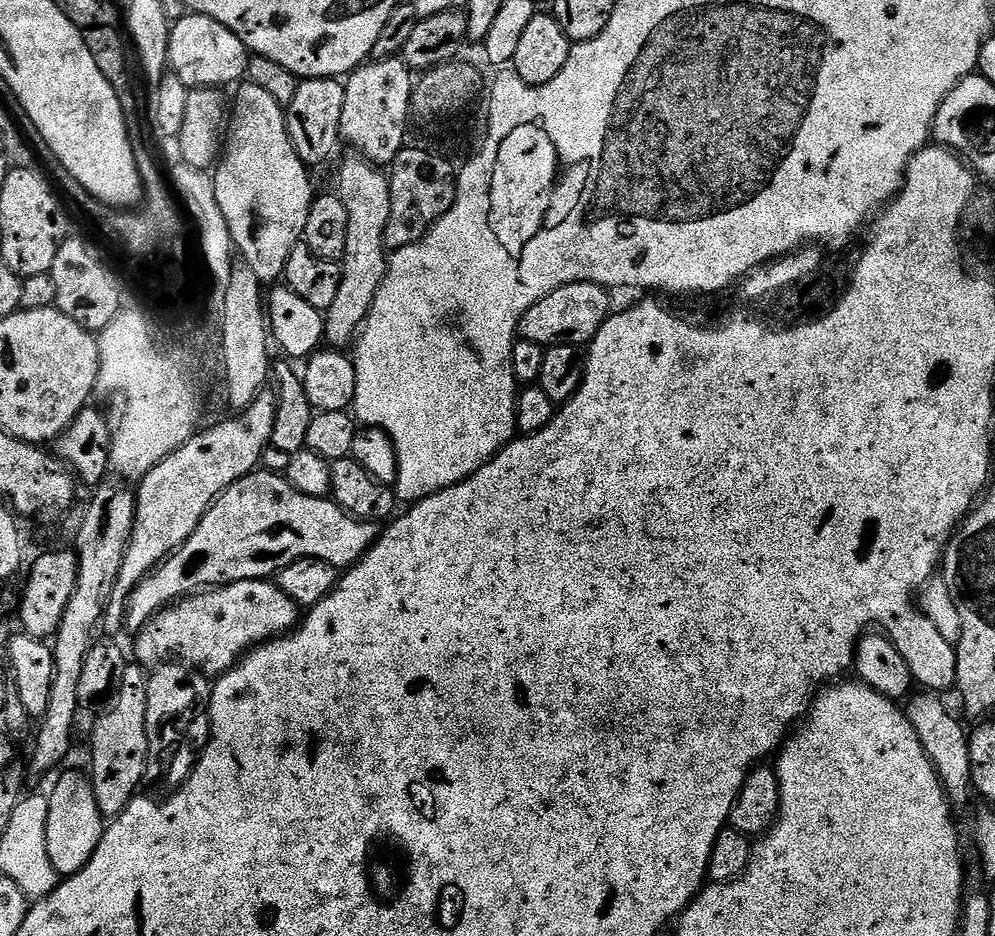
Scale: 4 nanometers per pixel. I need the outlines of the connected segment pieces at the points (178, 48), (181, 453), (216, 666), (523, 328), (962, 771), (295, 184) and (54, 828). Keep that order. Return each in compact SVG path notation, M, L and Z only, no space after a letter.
M190 12L172 24L168 57L173 73L189 88L222 88L247 75L250 53L226 25L208 15Z
M265 388L256 396L254 402L243 412L239 413L236 420L224 420L217 428L208 428L197 431L195 436L190 437L178 450L174 450L162 462L154 466L144 475L144 479L139 481L136 493L136 517L134 518L134 530L128 543L126 554L122 558L122 570L118 572L118 582L114 582L114 590L110 602L104 611L102 621L105 633L116 634L119 628L123 629L126 624L128 614L128 600L132 597L132 591L155 572L173 552L182 547L194 534L198 522L208 512L208 507L223 494L234 482L238 482L243 476L248 476L251 472L257 471L261 467L266 456L266 449L272 443L272 431L274 430L274 418L276 417L276 394L273 389Z
M271 579L243 580L242 582L234 582L233 584L222 584L211 590L198 592L195 596L177 600L175 604L165 608L164 611L159 612L142 631L135 633L134 640L136 640L136 656L134 652L134 660L135 663L148 670L155 669L161 664L167 664L177 660L187 664L190 668L195 668L198 672L204 673L204 675L209 678L219 678L223 676L225 672L229 672L230 669L235 668L236 664L240 661L241 656L243 656L245 652L255 648L257 644L264 643L265 640L270 640L293 631L296 625L300 623L301 619L302 609L300 605L295 604L292 599L290 599L289 596L282 591L279 583L273 582Z
M591 280L562 286L546 294L546 298L534 302L534 306L530 306L526 314L522 314L519 339L541 344L545 350L563 344L587 346L592 343L613 311L612 300L608 296L611 296L609 289L603 284L594 284Z
M913 695L906 704L906 715L910 726L914 726L918 738L948 794L948 803L953 806L964 804L974 796L972 775L970 774L969 733L966 728L964 732L963 726L952 717L951 710L938 697L915 696Z
M245 81L238 88L236 100L232 102L225 147L214 170L215 194L223 217L230 226L233 245L239 253L242 252L245 264L254 270L261 285L270 286L283 277L290 254L303 239L316 192L312 190L309 167L297 154L289 136L284 106L252 81Z
M63 772L55 777L56 785L46 801L48 821L44 833L46 850L54 870L61 877L67 878L83 870L90 862L94 850L98 850L98 842L104 837L106 817L98 810L91 779L85 773L83 776L80 772Z

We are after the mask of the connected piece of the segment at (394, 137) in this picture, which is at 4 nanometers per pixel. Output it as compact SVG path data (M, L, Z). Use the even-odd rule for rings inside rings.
M403 59L372 60L361 64L344 84L341 137L349 140L365 160L371 160L377 166L391 165L392 159L406 146L408 115L411 117L414 112L413 87L414 73Z

